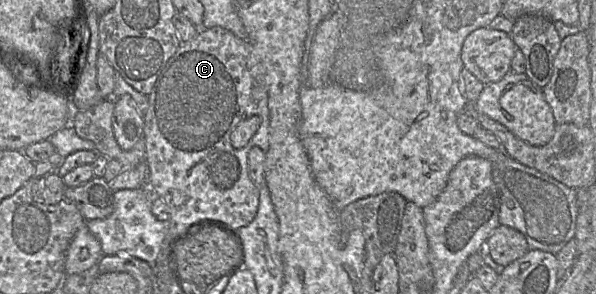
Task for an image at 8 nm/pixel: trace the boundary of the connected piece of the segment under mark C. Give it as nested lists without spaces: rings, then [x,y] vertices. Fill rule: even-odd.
[[[219,26],[200,28],[193,39],[180,44],[147,96],[149,106],[143,116],[143,138],[146,144],[148,188],[169,207],[165,239],[165,242],[169,242],[167,262],[170,271],[176,276],[173,244],[179,241],[188,228],[203,220],[214,219],[239,229],[255,218],[260,191],[249,177],[248,153],[254,146],[264,152],[269,148],[266,69],[259,53],[248,39],[240,39]],[[252,116],[261,118],[257,131],[243,148],[234,148],[230,142],[232,131],[241,121]]]

